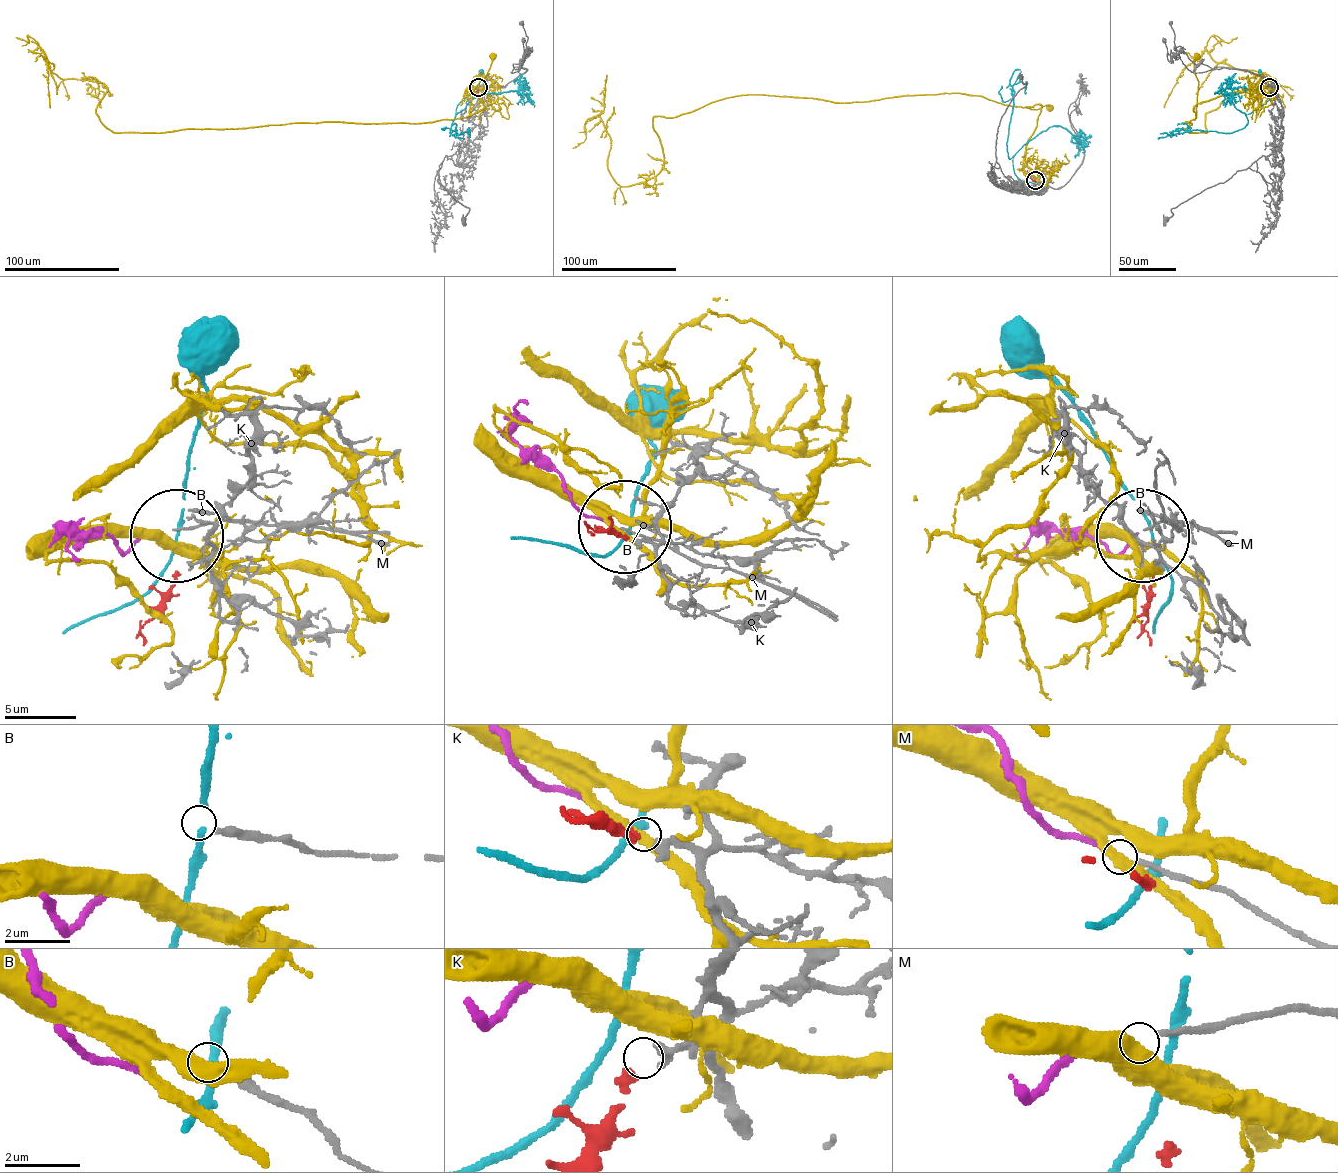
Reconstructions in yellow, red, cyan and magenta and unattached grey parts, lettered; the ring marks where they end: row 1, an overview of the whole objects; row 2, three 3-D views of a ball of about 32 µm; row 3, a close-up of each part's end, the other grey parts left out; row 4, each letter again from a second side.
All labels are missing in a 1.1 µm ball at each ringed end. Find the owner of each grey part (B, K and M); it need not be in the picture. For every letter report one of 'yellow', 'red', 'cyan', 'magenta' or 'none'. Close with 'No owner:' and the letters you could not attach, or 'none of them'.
B: none
K: red
M: magenta
No owner: B

